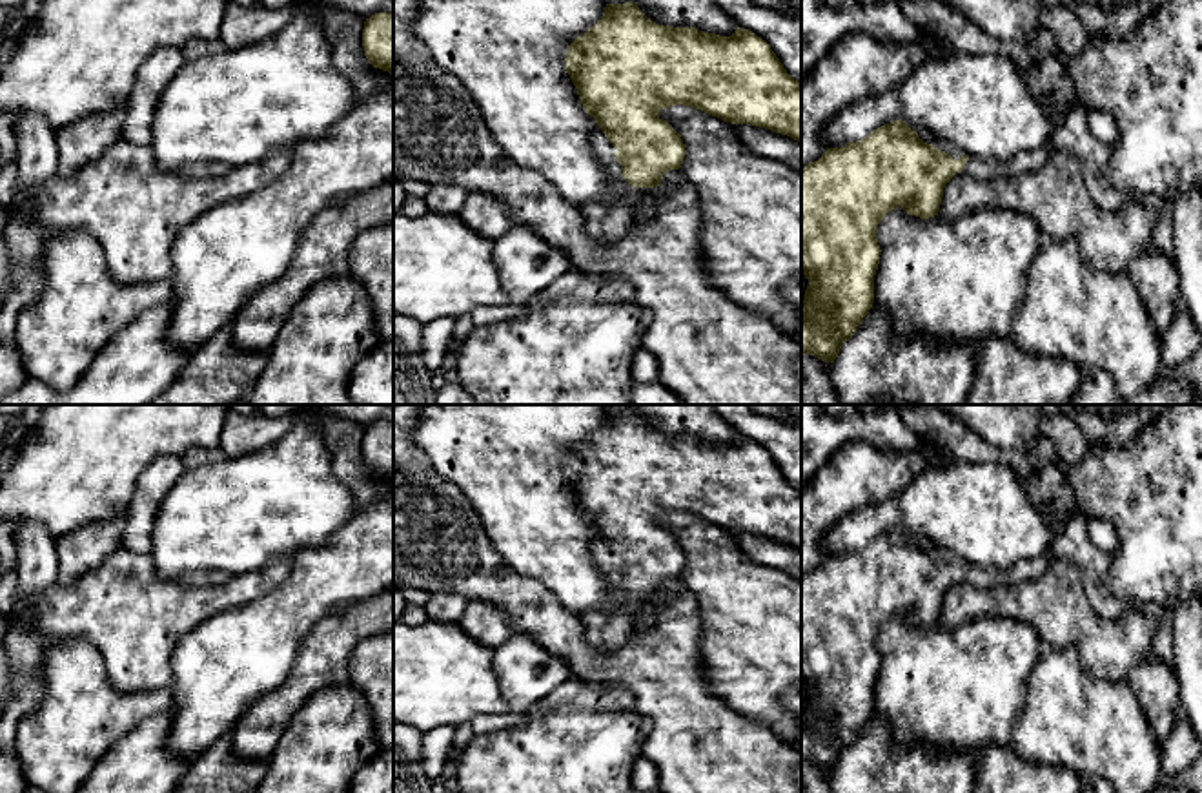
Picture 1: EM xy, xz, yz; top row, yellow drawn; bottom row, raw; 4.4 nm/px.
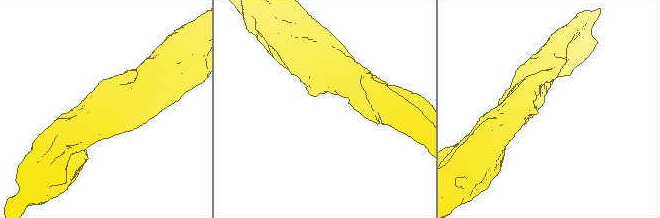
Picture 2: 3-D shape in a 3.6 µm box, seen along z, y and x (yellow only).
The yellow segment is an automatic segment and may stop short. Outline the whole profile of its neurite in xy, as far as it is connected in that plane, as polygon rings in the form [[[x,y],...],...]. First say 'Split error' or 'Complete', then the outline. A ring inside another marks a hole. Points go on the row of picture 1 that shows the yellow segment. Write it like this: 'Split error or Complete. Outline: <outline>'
Complete. Outline: [[[375,13],[362,29],[364,57],[373,67],[393,75],[393,15]]]

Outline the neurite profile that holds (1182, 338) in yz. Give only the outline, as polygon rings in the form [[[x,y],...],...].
[[[1189,310],[1175,314],[1169,328],[1160,335],[1160,355],[1164,366],[1187,361],[1202,346],[1202,332],[1191,321]]]

